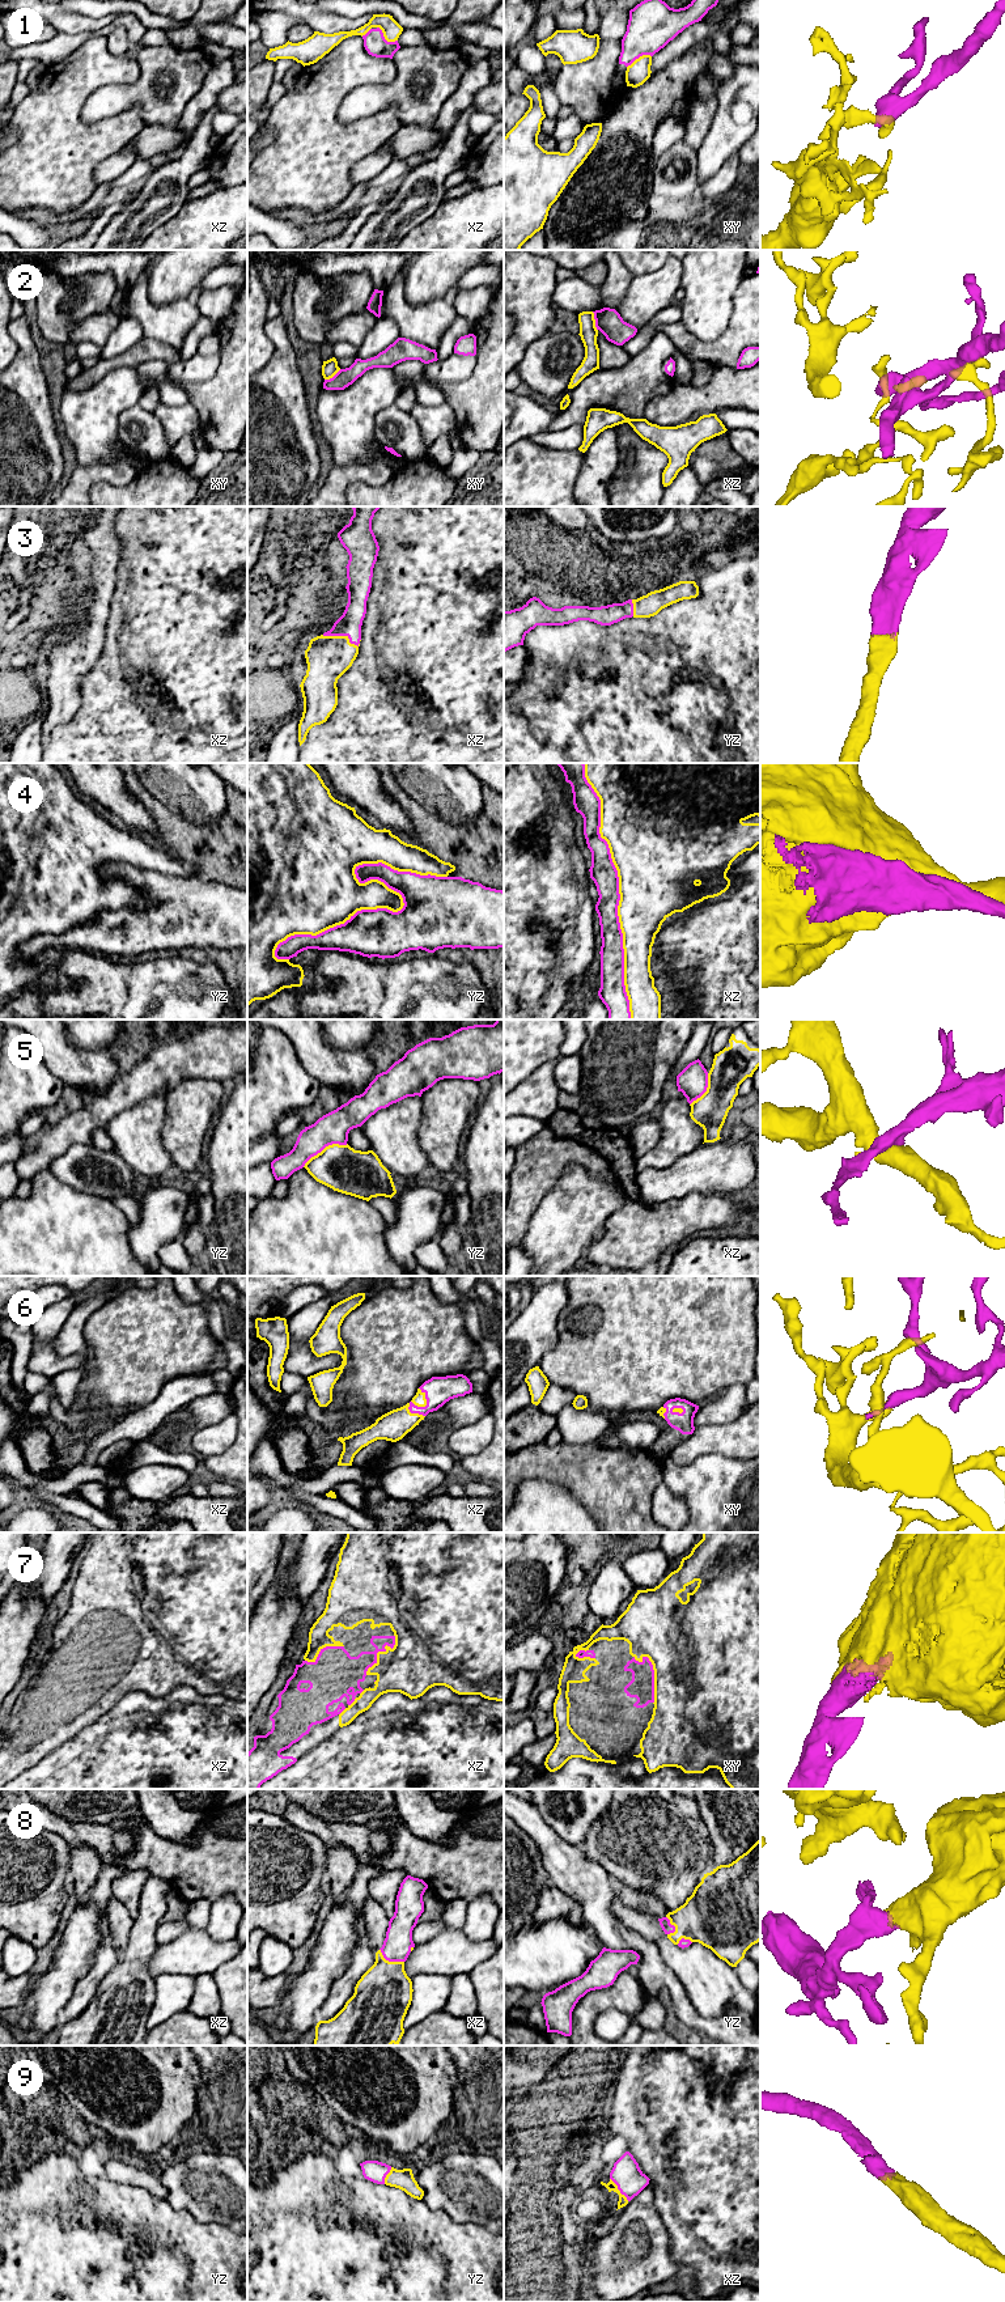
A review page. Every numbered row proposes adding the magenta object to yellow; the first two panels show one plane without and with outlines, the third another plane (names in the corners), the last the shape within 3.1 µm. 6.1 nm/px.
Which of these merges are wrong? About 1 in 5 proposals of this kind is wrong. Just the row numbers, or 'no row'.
1, 2, 4, 5

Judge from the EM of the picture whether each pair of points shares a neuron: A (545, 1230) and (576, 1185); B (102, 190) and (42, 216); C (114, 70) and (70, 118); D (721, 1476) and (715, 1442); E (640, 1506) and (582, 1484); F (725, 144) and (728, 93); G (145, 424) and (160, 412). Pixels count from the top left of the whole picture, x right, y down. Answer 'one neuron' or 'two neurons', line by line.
A: one neuron
B: one neuron
C: one neuron
D: two neurons
E: one neuron
F: one neuron
G: two neurons

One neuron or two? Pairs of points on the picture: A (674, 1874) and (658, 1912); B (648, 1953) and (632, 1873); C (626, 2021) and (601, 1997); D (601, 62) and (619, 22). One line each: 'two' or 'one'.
A: two
B: two
C: two
D: two

